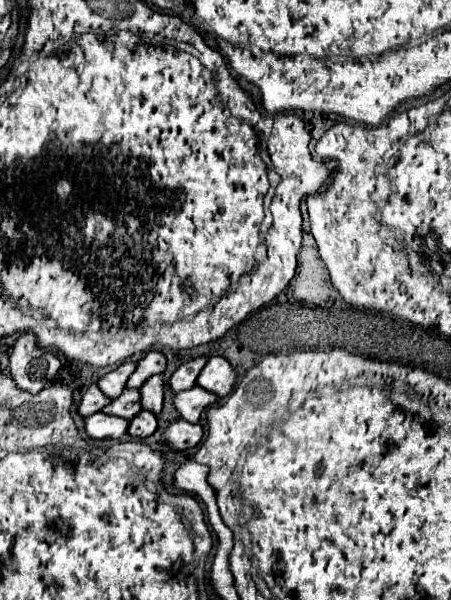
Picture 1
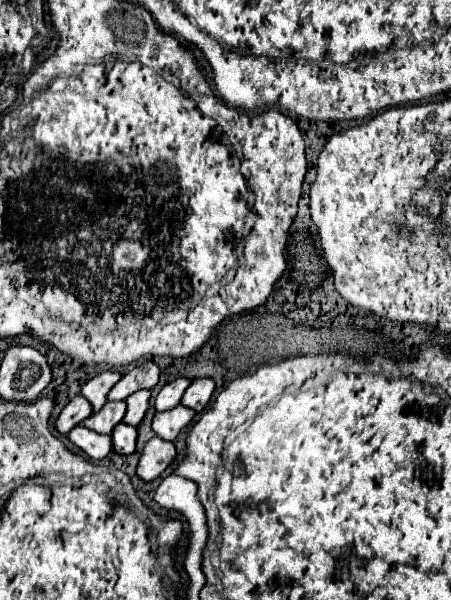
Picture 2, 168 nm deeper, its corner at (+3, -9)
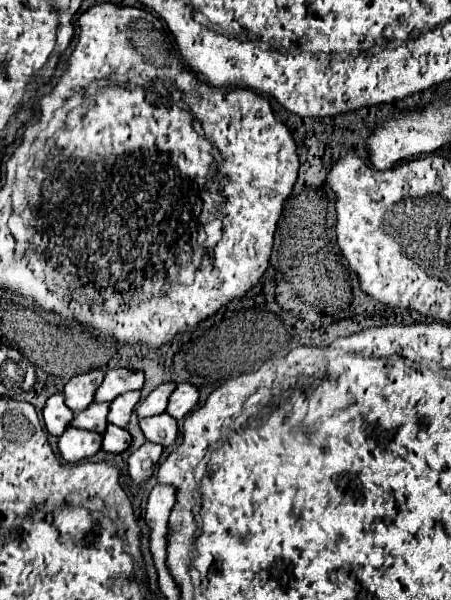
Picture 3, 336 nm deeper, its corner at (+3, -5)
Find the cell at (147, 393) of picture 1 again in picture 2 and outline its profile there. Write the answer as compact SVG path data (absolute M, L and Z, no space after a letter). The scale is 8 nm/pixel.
M139 390L133 396L129 396L127 398L127 414L125 414L123 422L137 426L149 410L149 400L151 400L151 390Z

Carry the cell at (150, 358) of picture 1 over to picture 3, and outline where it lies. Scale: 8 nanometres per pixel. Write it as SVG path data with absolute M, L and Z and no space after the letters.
M127 368L111 370L105 374L103 384L95 390L95 402L111 402L123 392L141 390L141 386L143 386L143 372L133 372Z

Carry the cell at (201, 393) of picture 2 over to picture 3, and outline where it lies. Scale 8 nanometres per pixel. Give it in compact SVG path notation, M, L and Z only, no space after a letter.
M177 384L177 388L173 390L173 394L169 396L169 404L167 404L167 414L173 416L175 420L181 420L185 414L189 414L199 400L199 392L195 386L191 384Z

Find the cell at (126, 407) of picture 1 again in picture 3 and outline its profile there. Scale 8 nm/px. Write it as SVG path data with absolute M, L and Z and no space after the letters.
M93 402L93 404L89 404L89 408L85 408L83 412L75 414L75 418L71 420L71 426L103 434L107 424L109 424L107 414L109 414L109 404L107 402L103 402L103 404Z

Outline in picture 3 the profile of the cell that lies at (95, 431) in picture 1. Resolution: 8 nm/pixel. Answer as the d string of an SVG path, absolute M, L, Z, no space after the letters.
M69 426L59 438L59 454L65 462L79 462L101 450L101 436Z

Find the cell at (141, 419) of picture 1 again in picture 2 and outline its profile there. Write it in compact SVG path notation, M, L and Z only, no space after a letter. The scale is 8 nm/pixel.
M117 424L113 434L113 450L117 454L131 454L135 452L135 440L137 440L137 428L129 426L129 424Z

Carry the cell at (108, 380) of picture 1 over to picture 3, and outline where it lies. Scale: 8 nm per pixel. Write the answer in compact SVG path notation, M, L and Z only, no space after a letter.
M93 370L89 374L81 374L71 378L65 388L63 388L63 396L65 396L65 404L77 414L81 410L85 410L91 402L93 402L93 394L99 388L99 384L103 382L103 372L101 370Z

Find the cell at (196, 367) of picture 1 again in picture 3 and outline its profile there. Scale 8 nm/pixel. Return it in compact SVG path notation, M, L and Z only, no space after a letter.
M167 382L167 384L157 386L157 388L137 406L137 416L139 416L139 418L149 418L149 416L163 414L165 408L167 408L167 400L169 400L173 388L175 388L173 382Z

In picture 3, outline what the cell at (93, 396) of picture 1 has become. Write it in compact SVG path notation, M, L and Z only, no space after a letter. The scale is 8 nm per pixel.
M61 394L47 398L47 404L43 408L43 420L51 436L61 436L65 432L65 428L73 420L73 412L65 406L65 400Z

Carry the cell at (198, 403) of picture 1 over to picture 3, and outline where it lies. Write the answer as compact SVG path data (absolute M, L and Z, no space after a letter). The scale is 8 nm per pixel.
M169 414L143 418L139 420L139 428L147 438L147 442L153 442L153 444L171 446L177 440L177 422Z

